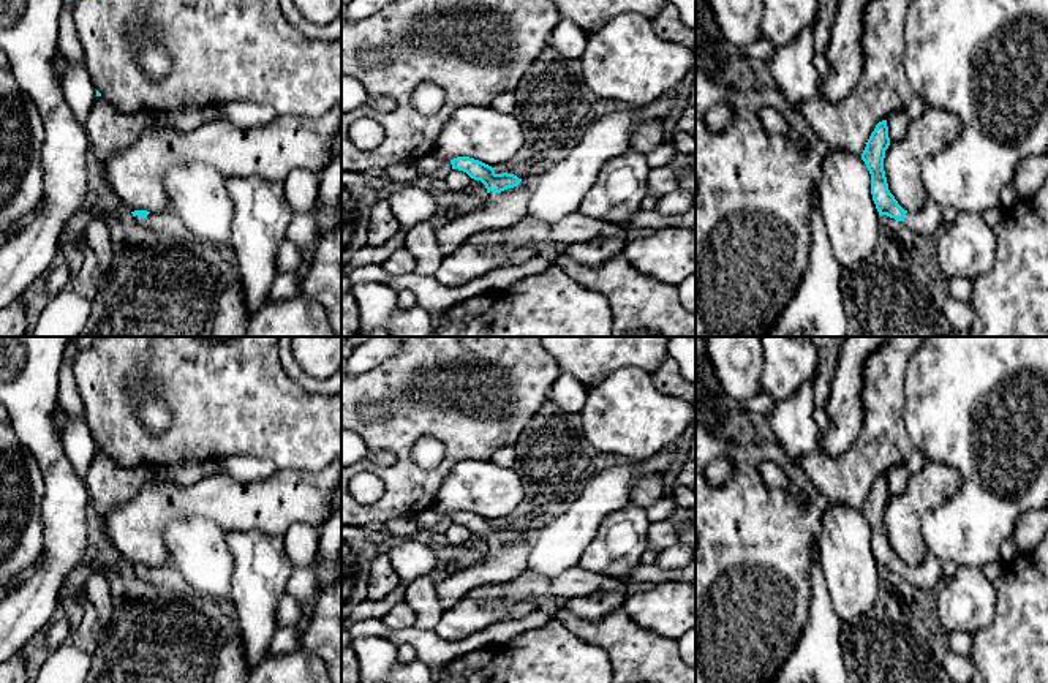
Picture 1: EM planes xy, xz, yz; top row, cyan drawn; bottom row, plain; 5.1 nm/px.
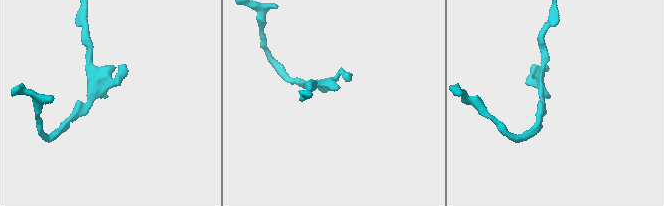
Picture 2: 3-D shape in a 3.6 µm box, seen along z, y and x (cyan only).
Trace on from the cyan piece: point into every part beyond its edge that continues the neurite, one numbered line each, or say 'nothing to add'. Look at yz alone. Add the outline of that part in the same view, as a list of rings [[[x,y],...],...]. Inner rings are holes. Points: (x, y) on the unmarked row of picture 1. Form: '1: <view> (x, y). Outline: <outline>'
1: yz (925, 576). Outline: [[[928,553],[920,564],[907,566],[903,577],[917,588],[929,591],[942,579],[941,568],[942,561]]]

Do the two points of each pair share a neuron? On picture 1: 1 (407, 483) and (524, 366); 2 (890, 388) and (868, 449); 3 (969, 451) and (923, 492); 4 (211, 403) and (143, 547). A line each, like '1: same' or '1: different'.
1: same
2: same
3: different
4: different

